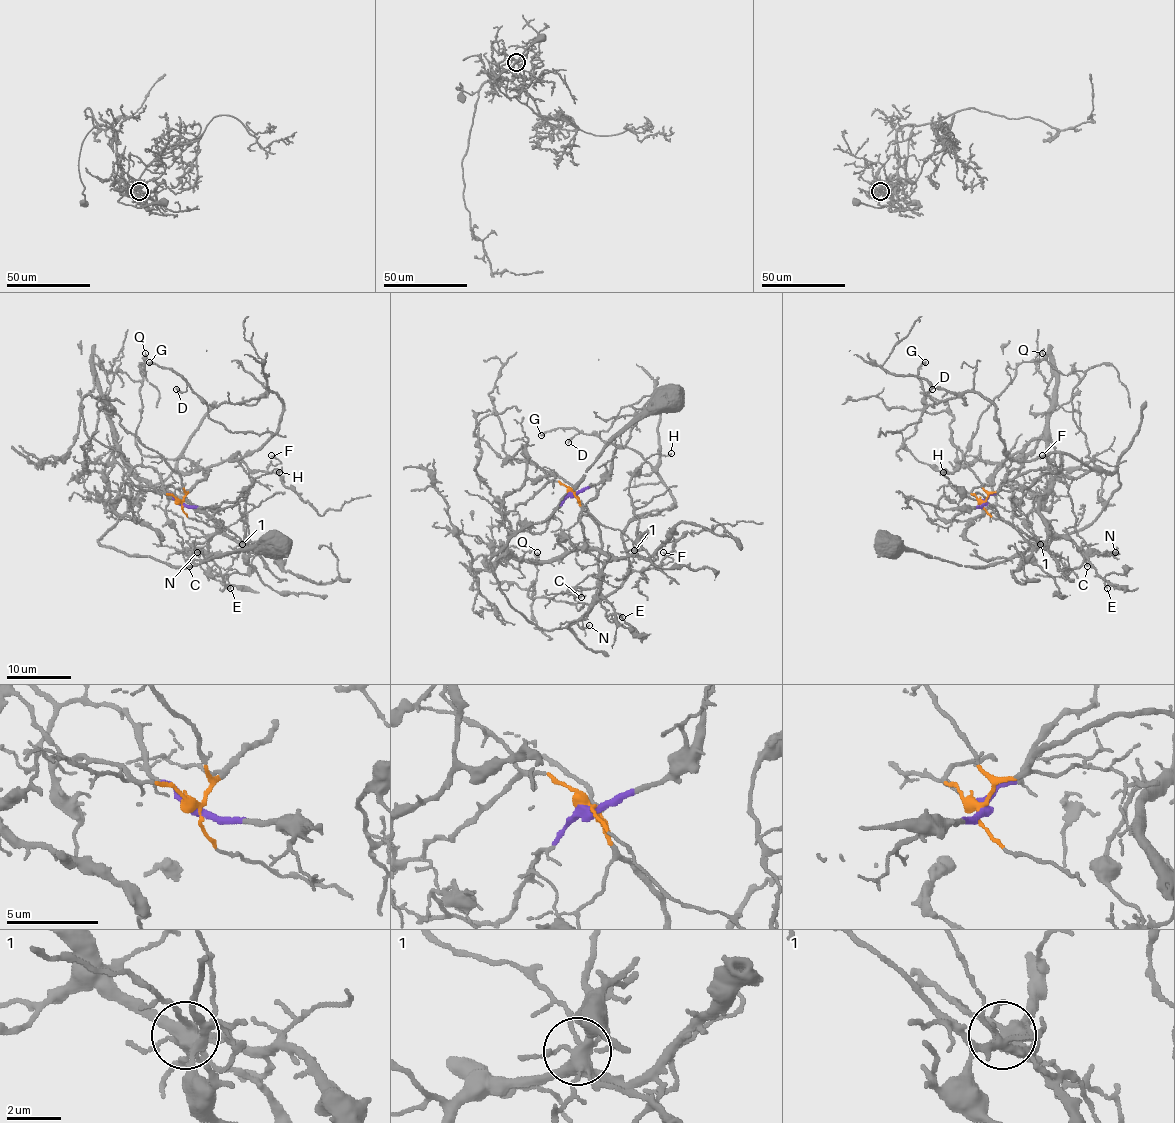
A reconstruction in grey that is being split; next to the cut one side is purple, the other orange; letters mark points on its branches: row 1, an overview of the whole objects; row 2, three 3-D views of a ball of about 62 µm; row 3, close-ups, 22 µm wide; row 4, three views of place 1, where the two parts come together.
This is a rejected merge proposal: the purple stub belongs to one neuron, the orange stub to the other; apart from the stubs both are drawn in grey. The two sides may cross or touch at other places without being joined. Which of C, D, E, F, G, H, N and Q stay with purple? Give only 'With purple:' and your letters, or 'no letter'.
With purple: C, E, H, N

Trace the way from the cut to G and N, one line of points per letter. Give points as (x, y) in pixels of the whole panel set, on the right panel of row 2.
G: (982, 503), (1030, 470), (1088, 470), (1061, 453), (1013, 461), (992, 403), (974, 391), (929, 406), (926, 362)
N: (982, 503), (1021, 467), (1029, 443), (1042, 438), (1050, 488), (1040, 498), (1040, 517), (1084, 551), (1114, 553)

